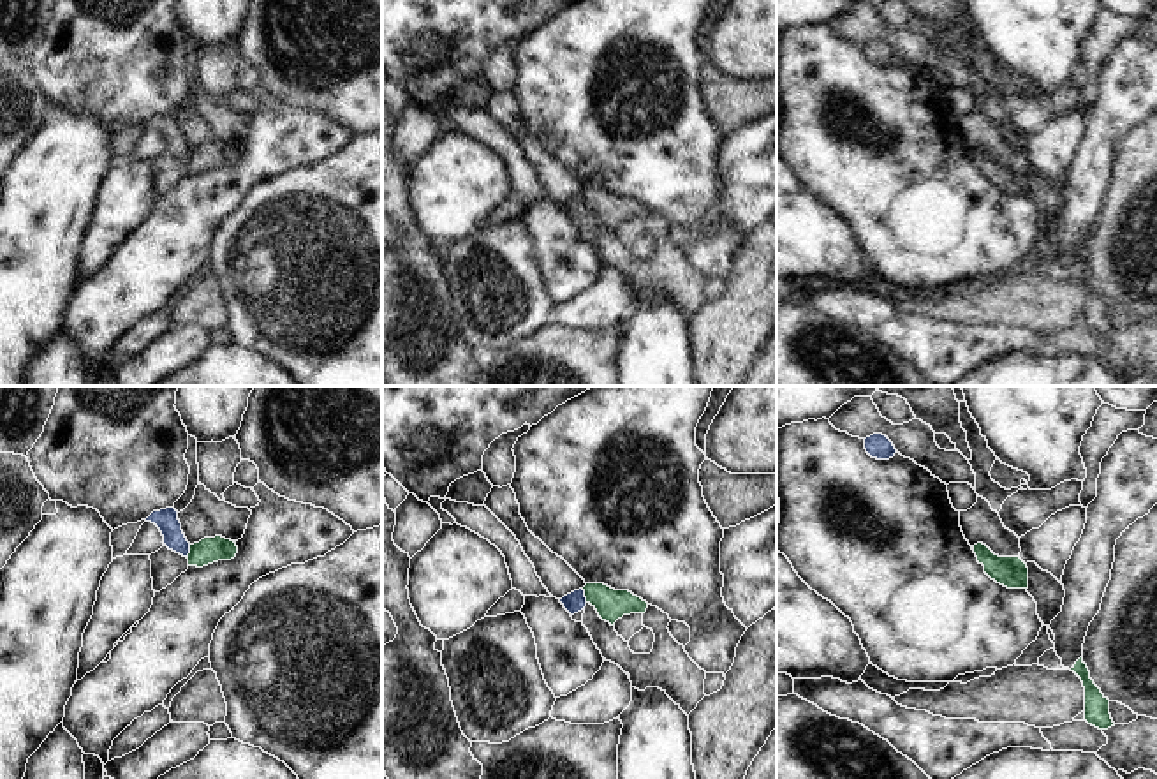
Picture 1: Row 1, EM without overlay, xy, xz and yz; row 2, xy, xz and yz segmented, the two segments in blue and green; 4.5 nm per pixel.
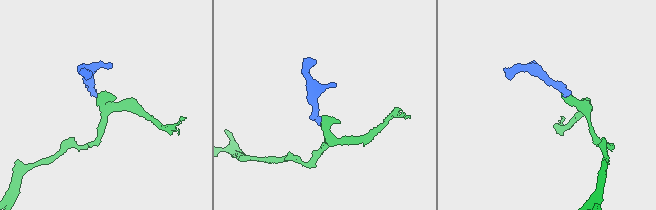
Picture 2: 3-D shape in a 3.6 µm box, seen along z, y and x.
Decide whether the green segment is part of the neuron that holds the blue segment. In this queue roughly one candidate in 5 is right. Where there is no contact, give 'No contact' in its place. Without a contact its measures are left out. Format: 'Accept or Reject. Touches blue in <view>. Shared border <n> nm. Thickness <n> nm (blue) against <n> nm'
Reject. Touches blue in xz. Shared border 70 nm. Thickness 90 nm (blue) against 140 nm.

